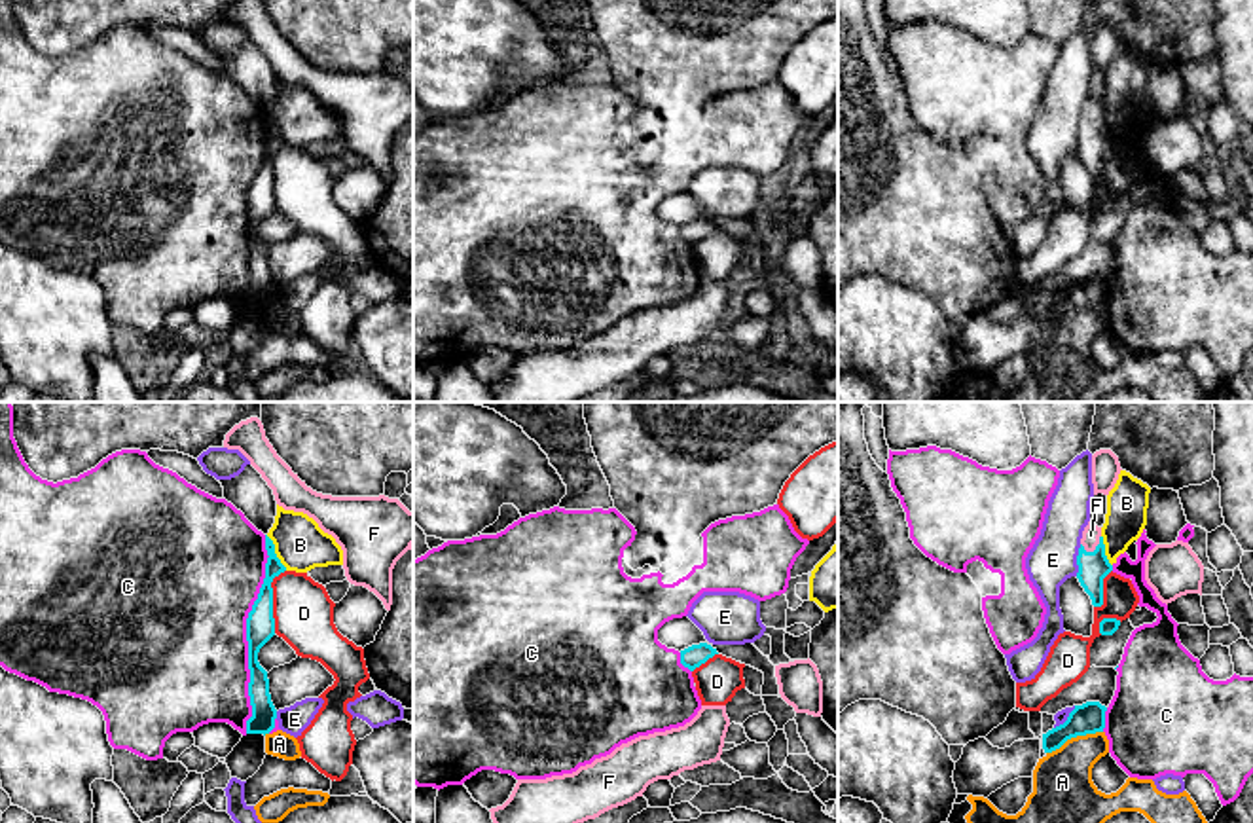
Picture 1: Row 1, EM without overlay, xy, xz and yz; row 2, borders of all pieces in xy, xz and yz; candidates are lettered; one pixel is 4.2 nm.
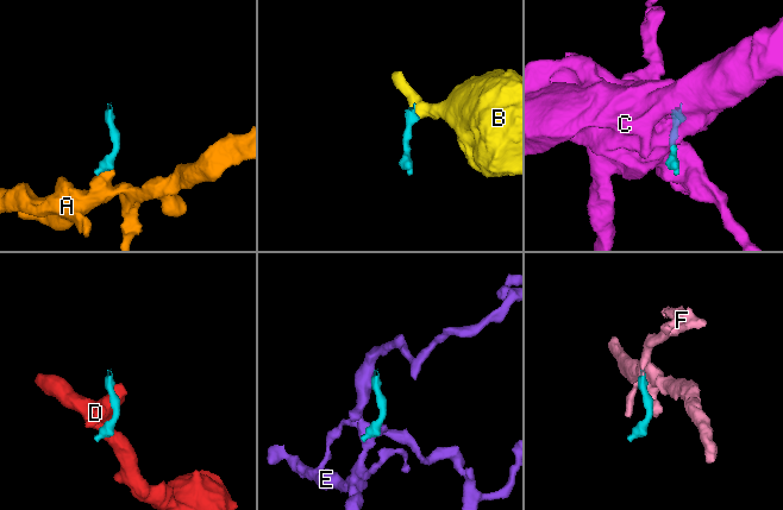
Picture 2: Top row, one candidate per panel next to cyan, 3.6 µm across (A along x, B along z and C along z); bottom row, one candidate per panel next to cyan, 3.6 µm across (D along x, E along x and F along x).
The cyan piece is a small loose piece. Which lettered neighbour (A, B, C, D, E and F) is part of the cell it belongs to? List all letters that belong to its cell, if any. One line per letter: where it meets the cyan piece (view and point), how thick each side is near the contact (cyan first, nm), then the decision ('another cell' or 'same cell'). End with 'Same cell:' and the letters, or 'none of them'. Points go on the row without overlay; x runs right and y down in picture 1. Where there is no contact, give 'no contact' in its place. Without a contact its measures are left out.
A: yz (1073, 311) | 130/260 nm | another cell
B: xy (273, 128) | 90/220 nm | another cell
C: xy (247, 209) | 130/500 nm | another cell
D: xy (272, 175) | 130/260 nm | another cell
E: yz (1077, 135) | 130/200 nm | another cell
F: yz (1096, 124) | 130/80 nm | same cell
Same cell: F

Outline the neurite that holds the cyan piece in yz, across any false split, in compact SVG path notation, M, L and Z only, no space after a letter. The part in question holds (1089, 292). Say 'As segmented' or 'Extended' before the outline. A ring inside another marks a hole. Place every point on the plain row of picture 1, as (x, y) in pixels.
As segmented. M1086 277L1082 281L1075 281L1063 300L1043 309L1044 328L1060 324L1071 313L1103 307L1105 286L1107 283L1099 277Z

